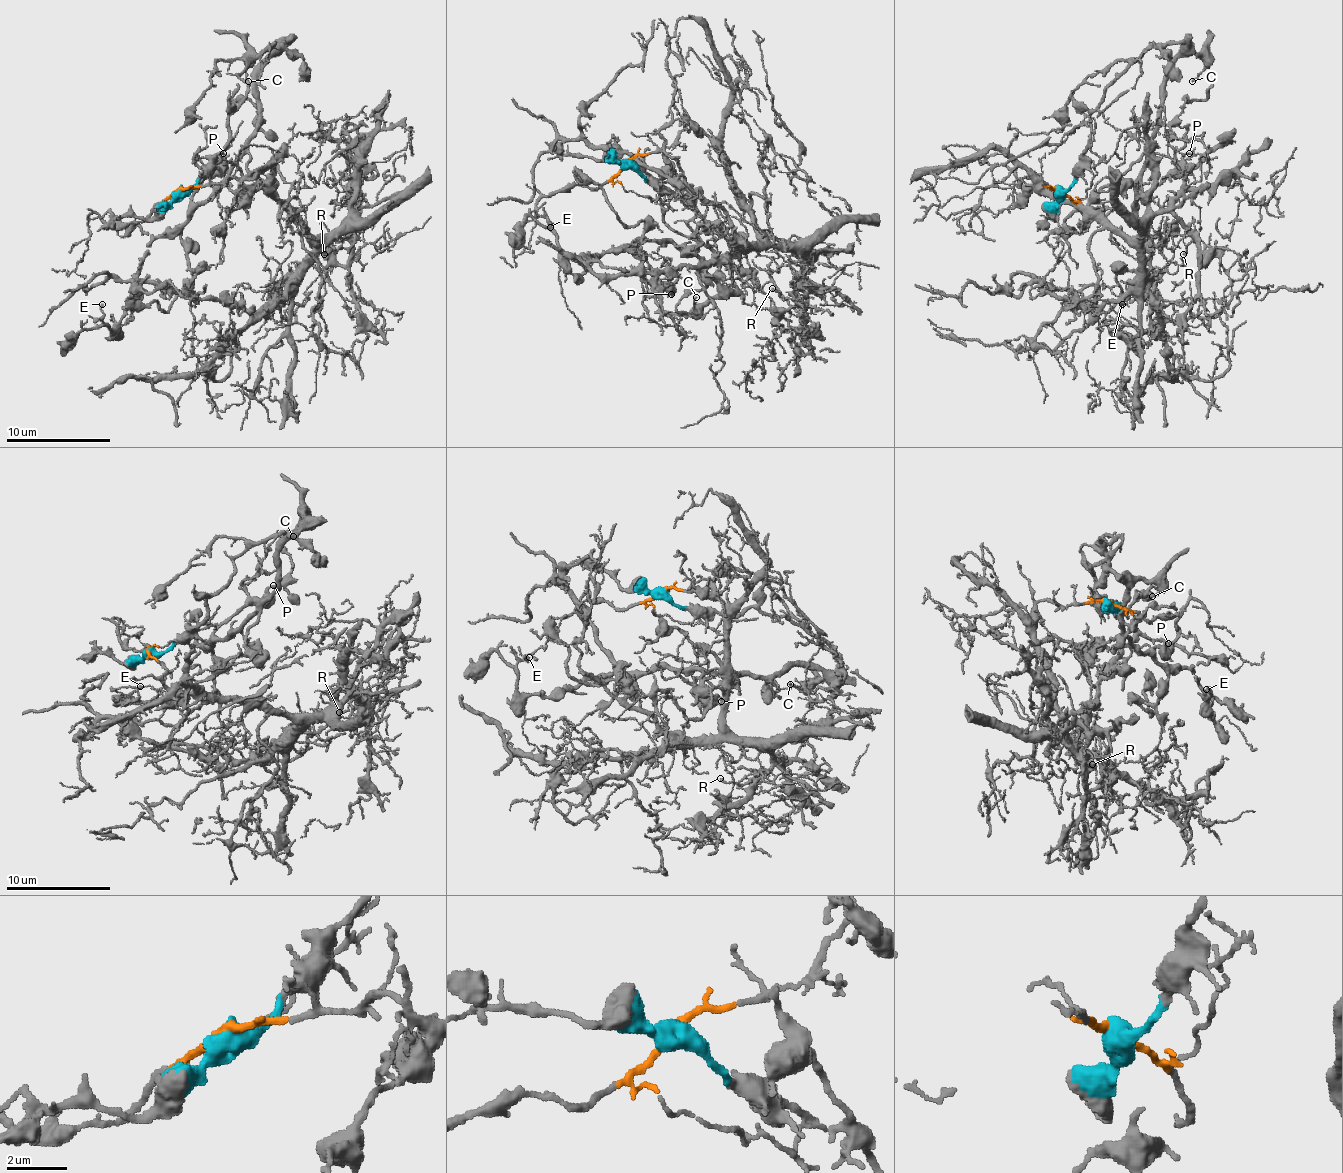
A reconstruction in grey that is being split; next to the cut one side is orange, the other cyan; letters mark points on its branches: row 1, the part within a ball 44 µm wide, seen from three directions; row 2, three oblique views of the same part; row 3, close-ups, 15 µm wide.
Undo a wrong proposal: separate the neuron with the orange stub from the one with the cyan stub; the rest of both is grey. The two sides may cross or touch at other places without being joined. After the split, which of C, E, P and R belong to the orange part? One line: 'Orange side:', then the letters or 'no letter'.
Orange side: R

